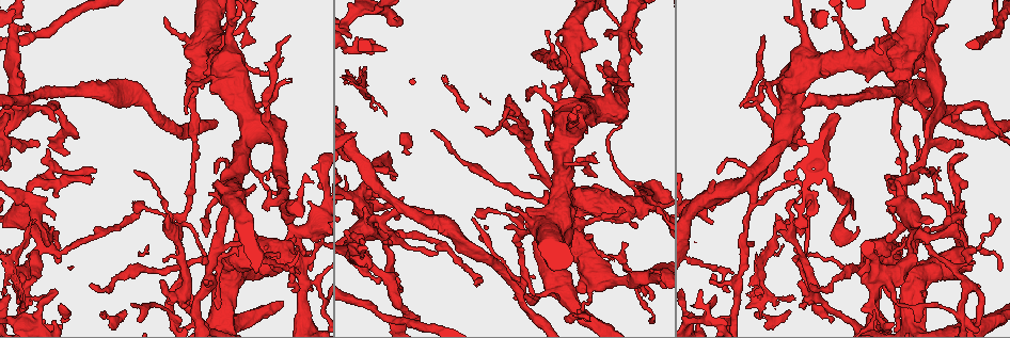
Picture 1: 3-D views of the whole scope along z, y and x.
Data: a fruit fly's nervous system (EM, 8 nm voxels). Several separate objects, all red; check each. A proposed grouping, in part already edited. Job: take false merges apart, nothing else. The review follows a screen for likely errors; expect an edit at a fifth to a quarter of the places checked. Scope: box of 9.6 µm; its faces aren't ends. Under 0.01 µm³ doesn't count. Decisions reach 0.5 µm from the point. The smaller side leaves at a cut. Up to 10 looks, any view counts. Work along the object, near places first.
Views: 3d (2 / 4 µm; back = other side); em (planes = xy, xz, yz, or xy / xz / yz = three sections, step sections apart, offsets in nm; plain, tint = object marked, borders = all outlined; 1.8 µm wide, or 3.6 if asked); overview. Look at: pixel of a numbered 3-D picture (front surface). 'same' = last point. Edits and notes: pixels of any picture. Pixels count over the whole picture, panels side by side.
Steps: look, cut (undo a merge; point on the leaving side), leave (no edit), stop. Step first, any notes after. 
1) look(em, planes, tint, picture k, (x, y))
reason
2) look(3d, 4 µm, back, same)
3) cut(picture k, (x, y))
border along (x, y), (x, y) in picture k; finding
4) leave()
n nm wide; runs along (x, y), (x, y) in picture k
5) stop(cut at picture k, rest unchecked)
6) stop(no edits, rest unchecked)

look(em, planes, plain, picture 1, (898, 181))
branch point

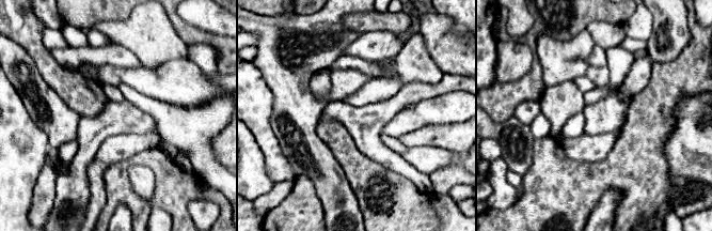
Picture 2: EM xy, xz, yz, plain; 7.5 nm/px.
look(em, planes, tint, same)
with the object marked

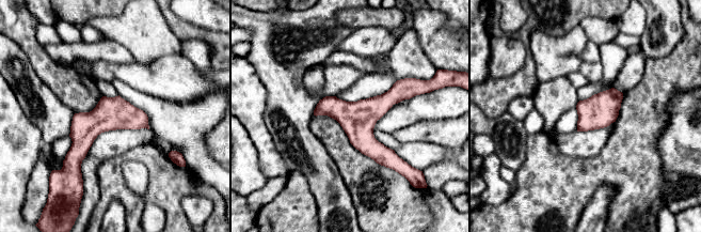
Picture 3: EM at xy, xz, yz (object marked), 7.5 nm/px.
leave()
runs along (410, 91), (370, 110), (316, 112) in picture 3; all the same cell

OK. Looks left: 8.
look(3d, 2 µm, picture 1, (938, 31))
narrows sharply

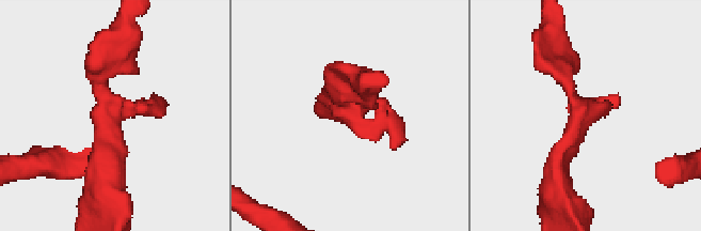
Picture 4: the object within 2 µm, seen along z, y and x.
look(em, 3.6 µm, planes, borders, picture 4, (578, 112))
shape alone is not enough

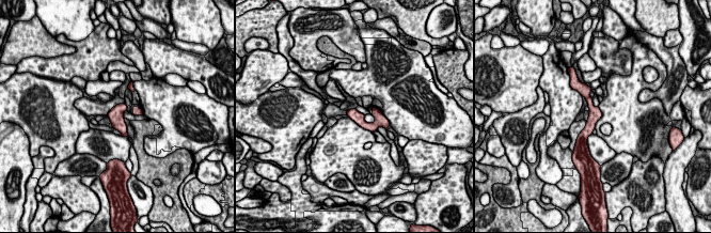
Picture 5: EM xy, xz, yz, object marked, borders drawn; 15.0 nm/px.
leave()
170 nm wide; one cell here

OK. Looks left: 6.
look(em, planes, tint, picture 1, (17, 282))
thick turns thin

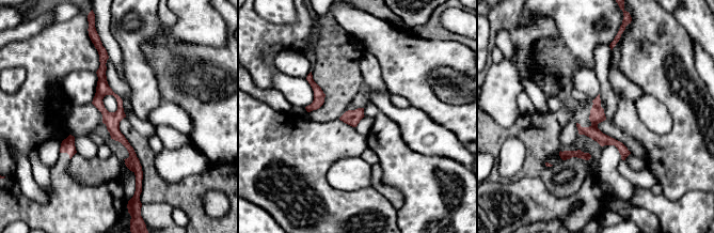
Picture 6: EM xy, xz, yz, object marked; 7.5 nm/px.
cut(picture 6, (117, 136))
the part that leaves runs along (102, 53), (99, 106), (129, 148), (138, 176) in picture 6; a second cell is stuck on

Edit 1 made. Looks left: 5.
look(3d, 4 µm, picture 1, (226, 301))

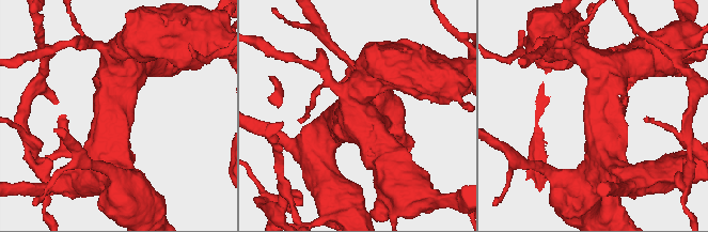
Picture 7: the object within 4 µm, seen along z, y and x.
look(em, planes, tint, picture 7, (124, 111))
need the tissue

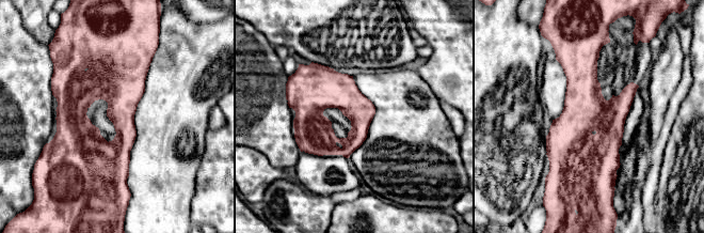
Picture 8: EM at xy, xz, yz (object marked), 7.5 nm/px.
leave()
220 nm wide; continuous, no second cell

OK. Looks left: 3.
stop(cut at picture 6, rest unchecked)

